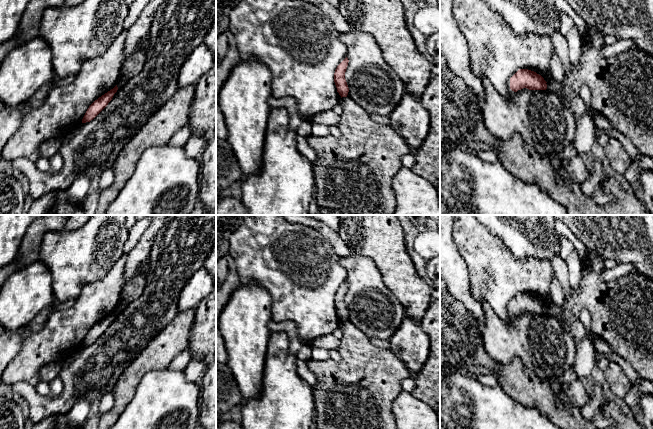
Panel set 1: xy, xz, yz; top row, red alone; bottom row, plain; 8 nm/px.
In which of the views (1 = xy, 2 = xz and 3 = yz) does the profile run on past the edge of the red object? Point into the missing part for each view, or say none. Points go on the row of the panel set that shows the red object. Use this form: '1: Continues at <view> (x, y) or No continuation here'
1: No continuation here
2: No continuation here
3: No continuation here

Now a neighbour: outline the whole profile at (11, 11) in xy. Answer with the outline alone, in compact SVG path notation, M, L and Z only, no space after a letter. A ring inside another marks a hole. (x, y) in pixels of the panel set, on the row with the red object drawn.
M0 0L0 45L16 34L22 15L30 1Z

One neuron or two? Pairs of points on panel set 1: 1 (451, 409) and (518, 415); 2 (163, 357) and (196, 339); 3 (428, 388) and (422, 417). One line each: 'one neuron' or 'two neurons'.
1: one neuron
2: two neurons
3: two neurons

